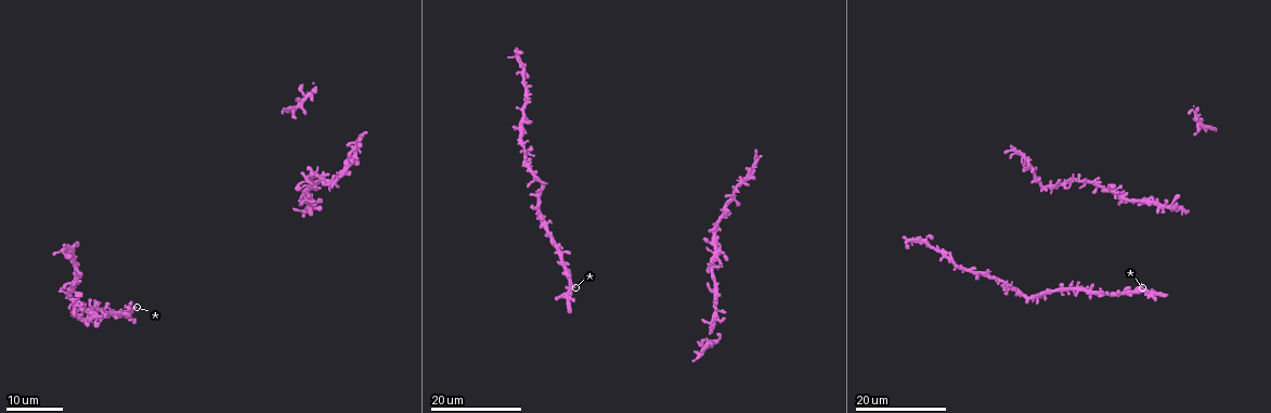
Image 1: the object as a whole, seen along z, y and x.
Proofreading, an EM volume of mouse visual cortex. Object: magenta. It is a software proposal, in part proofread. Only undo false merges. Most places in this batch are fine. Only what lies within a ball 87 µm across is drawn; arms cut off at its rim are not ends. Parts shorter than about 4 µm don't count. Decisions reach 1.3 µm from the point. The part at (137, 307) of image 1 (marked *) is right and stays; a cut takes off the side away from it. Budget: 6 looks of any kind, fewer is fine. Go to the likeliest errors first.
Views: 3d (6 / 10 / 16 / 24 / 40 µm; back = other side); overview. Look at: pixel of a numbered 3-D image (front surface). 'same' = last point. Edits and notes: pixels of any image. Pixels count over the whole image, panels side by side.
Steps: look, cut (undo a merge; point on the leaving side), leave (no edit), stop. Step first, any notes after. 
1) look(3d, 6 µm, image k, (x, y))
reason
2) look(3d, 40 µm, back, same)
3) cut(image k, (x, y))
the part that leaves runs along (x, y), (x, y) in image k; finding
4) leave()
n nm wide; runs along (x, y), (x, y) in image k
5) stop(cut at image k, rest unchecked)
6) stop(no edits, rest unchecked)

look(3d, 24 µm, image 1, (1134, 288))

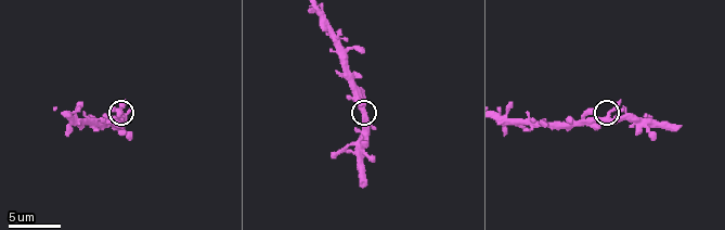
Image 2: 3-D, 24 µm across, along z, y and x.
look(3d, 10 µm, image 2, (363, 114))

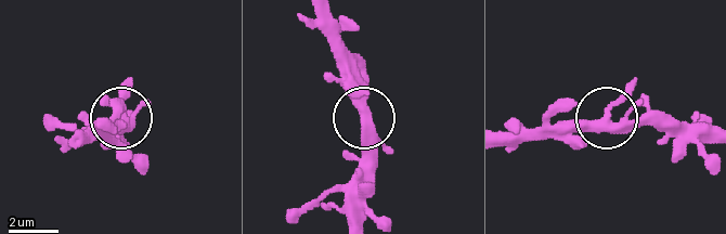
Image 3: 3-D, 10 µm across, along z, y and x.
leave()
side arm 58 µm; runs along (642, 104), (610, 116), (625, 122), (691, 122) in image 3; continuous, no second cell

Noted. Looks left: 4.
look(3d, 16 µm, image 1, (1048, 187))
thick turns thin

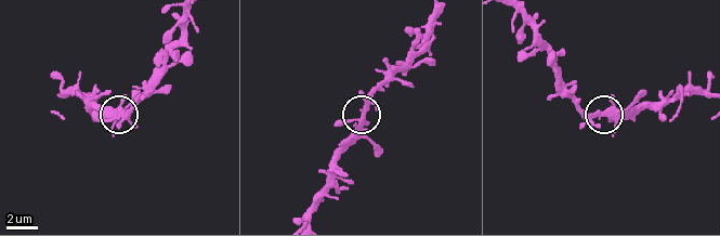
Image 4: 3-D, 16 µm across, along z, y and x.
look(3d, 10 µm, image 4, (361, 119))

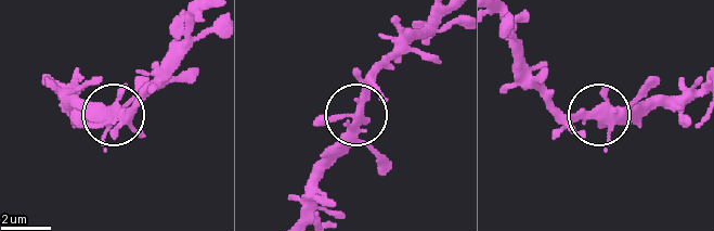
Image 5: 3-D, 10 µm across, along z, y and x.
leave()
runs along (697, 91), (597, 116), (567, 116), (549, 105) in image 5; one cell here

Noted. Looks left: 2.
look(3d, 16 µm, image 1, (1013, 151))
thick turns thin

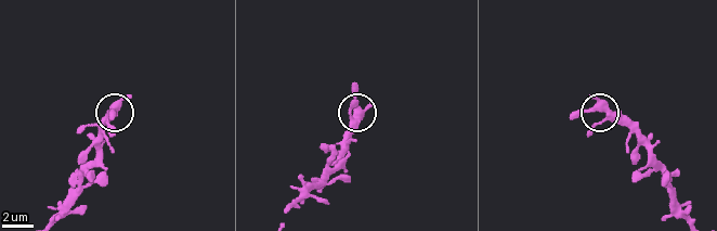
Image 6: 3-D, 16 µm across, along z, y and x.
look(3d, 10 µm, image 6, (603, 111))

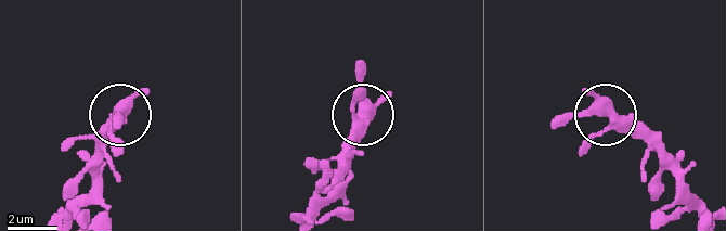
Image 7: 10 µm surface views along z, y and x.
leave()
400 nm wide; runs along (298, 218), (333, 191), (360, 116), (351, 106), (355, 90) in image 7; one cell here

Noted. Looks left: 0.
stop(no edits, rest unchecked)

